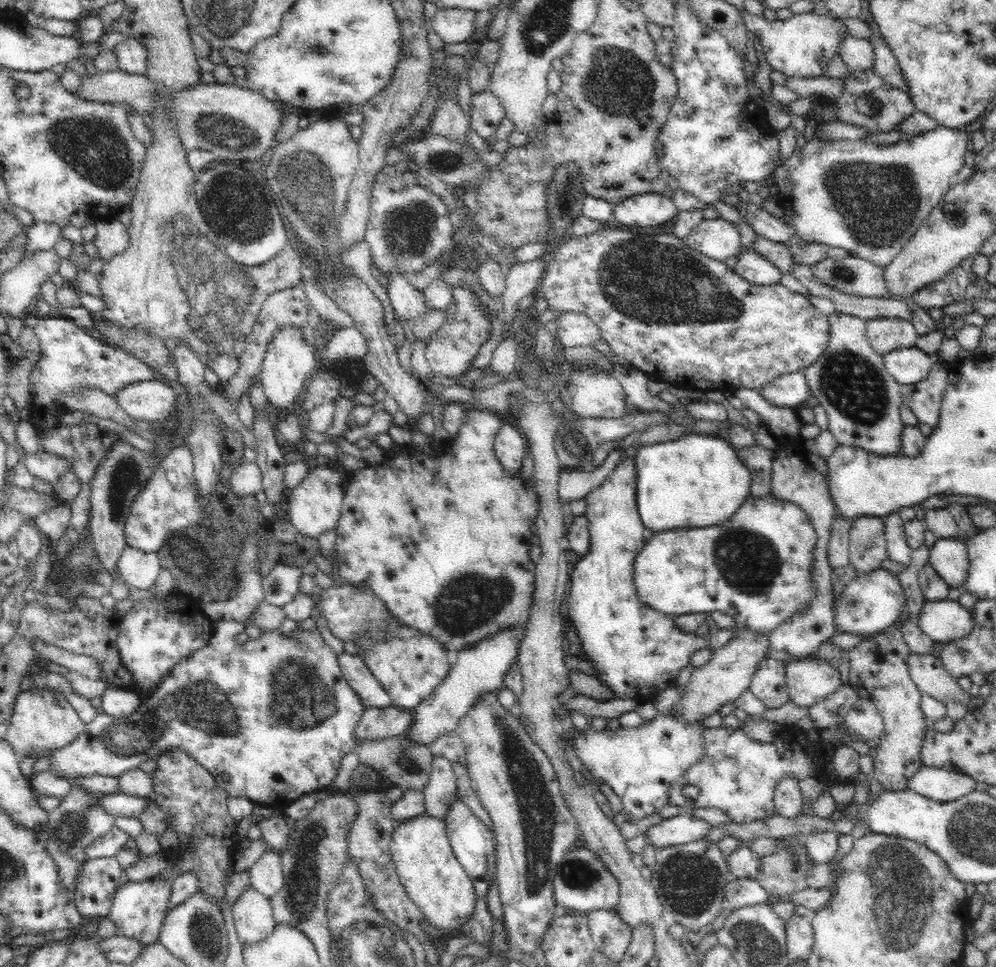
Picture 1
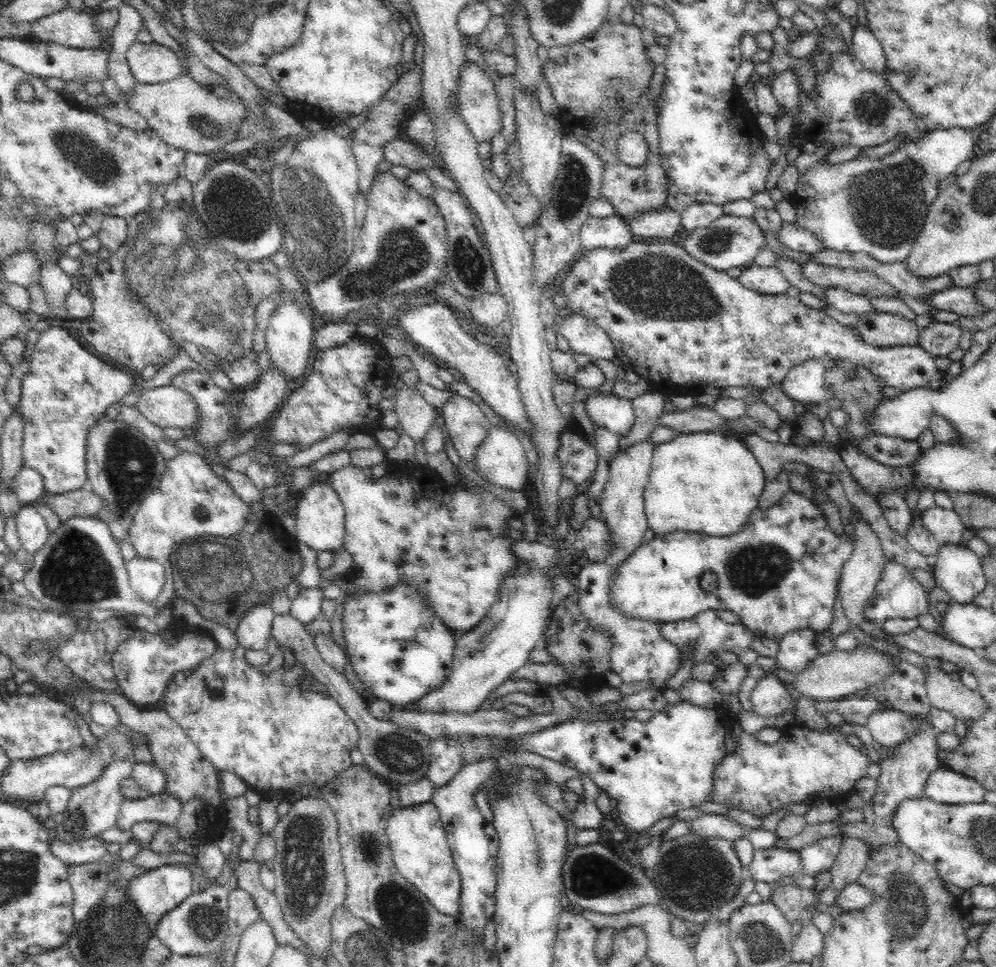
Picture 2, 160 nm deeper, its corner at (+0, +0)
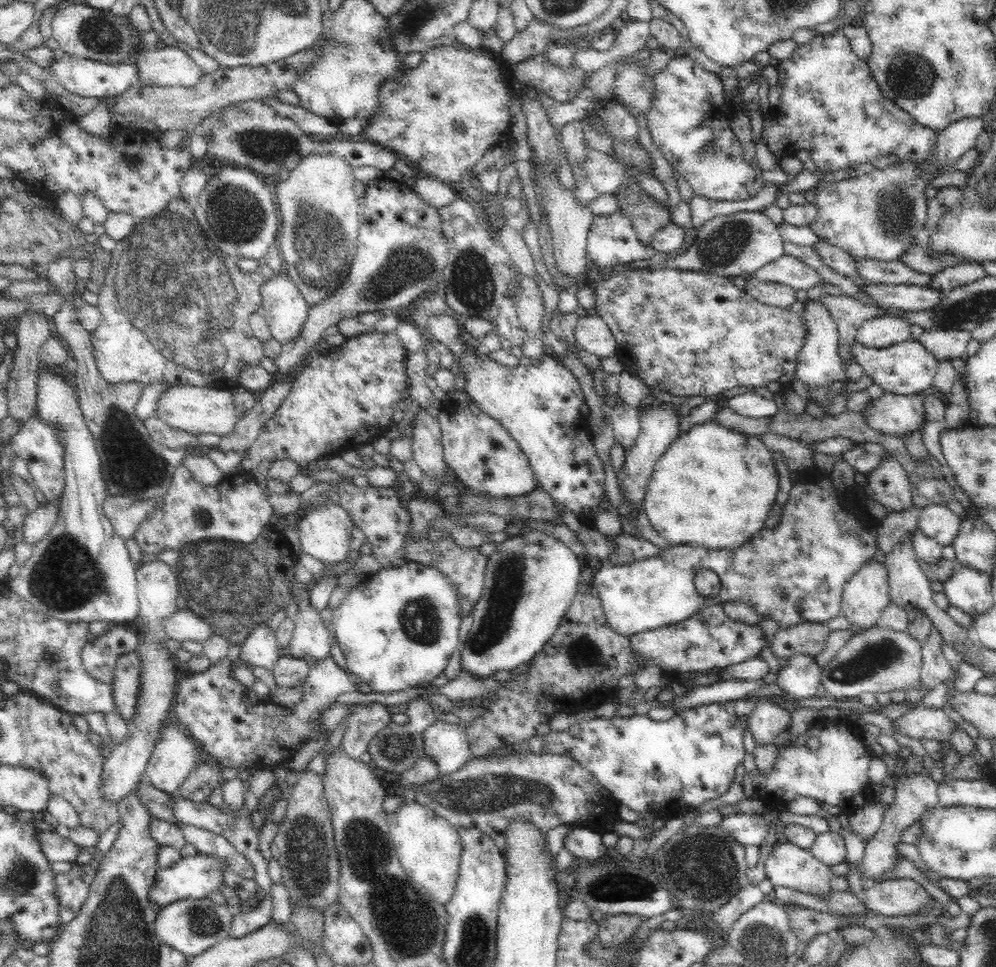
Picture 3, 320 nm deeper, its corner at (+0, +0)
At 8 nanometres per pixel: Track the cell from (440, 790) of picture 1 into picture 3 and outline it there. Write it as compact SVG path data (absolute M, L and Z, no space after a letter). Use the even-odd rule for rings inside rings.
M436 720L432 726L428 726L422 734L425 754L431 756L438 765L439 774L448 774L454 772L458 767L464 766L472 757L468 748L464 727L458 725L458 722L450 723Z

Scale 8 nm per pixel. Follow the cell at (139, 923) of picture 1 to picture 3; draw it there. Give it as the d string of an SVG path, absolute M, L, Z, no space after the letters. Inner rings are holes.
M197 853L195 856L182 856L181 860L176 862L172 868L158 869L149 896L158 910L176 900L203 899L211 893L222 893L222 890L228 887L224 880L225 872L232 872L226 859L203 853Z

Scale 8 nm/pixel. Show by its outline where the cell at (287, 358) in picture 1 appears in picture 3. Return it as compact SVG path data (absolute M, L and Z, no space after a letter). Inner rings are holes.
M284 268L260 286L261 309L272 338L281 344L300 334L308 319L309 306Z

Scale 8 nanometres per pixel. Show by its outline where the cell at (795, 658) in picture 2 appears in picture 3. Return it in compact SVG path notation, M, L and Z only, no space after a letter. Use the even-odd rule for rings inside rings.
M794 655L787 659L784 668L779 669L776 684L792 700L803 700L816 696L816 688L821 683L822 669L814 656Z

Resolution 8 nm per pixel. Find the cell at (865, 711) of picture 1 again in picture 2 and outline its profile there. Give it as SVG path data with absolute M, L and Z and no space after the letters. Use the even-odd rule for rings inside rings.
M896 709L884 712L876 710L869 716L867 722L873 740L880 742L883 748L893 748L909 736L917 735L924 725L933 726L929 714L921 718Z

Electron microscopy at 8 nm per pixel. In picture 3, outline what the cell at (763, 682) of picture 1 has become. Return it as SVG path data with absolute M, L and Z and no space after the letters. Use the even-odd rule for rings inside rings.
M760 701L749 720L748 730L756 744L776 744L780 733L788 730L791 716L786 709L774 705L772 701Z

